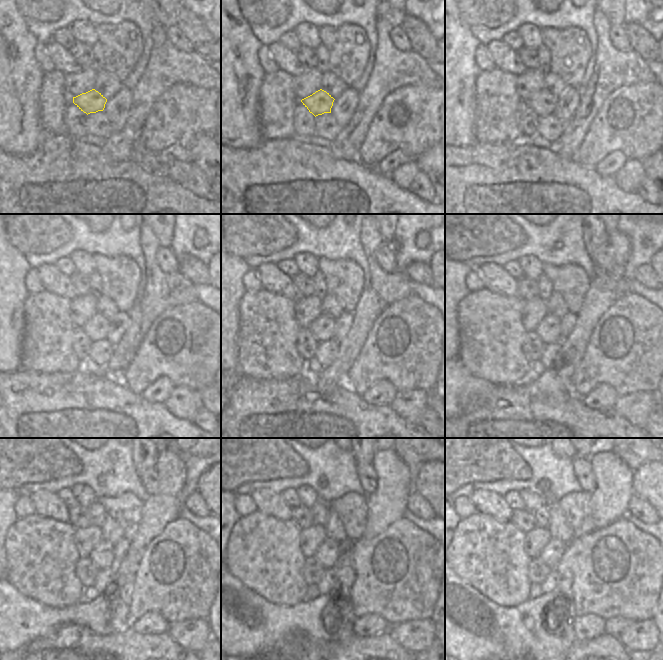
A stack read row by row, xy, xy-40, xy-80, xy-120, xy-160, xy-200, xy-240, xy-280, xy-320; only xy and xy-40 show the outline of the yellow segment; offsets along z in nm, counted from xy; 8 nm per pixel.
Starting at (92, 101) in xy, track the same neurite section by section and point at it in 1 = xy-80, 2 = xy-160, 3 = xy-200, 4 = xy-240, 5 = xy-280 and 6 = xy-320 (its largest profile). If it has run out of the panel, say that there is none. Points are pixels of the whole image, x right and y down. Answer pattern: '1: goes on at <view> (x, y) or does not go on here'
1: goes on at xy-80 (543, 103)
2: goes on at xy-160 (323, 328)
3: goes on at xy-200 (549, 328)
4: goes on at xy-240 (102, 554)
5: goes on at xy-280 (327, 553)
6: goes on at xy-320 (552, 552)

